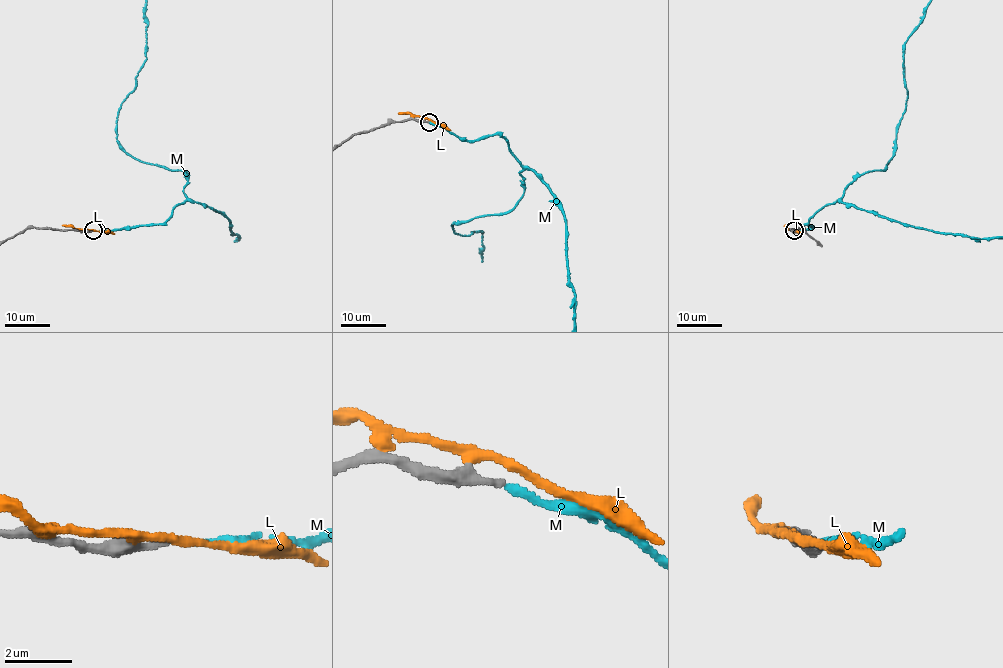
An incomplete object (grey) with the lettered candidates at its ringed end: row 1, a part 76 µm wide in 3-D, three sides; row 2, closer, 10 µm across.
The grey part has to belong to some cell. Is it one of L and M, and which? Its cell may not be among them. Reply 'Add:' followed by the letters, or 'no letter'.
Add: M

